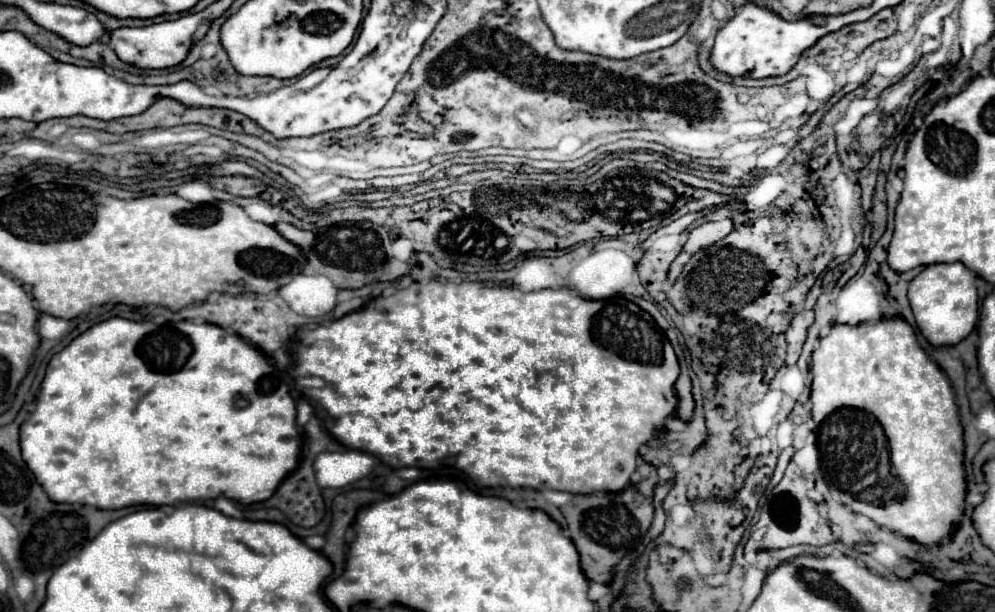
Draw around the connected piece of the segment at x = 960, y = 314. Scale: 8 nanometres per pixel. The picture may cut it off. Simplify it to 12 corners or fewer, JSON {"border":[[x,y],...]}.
{"border":[[928,265],[908,289],[934,347],[966,339],[978,319],[976,273]]}

